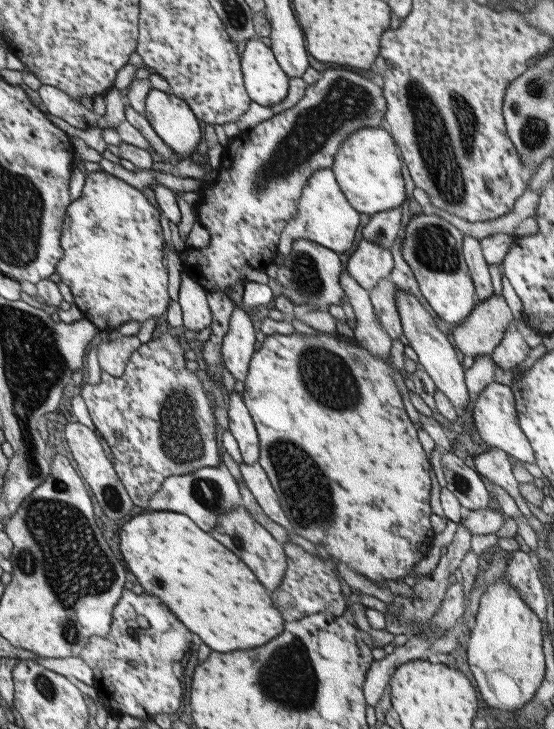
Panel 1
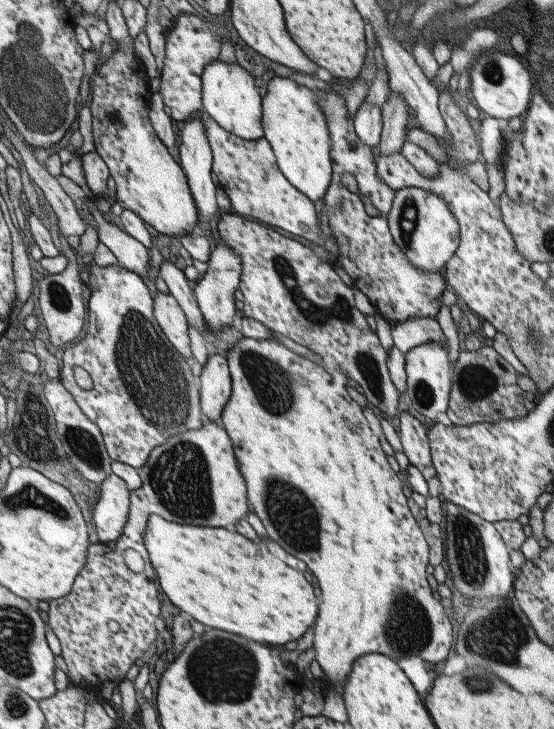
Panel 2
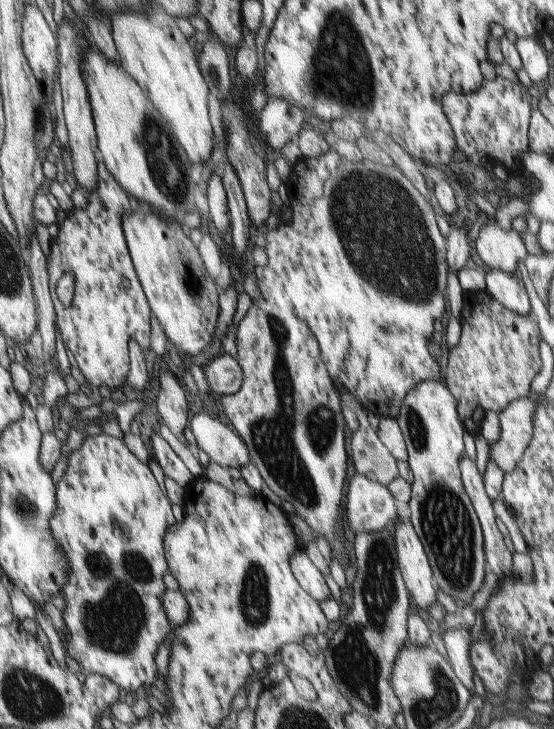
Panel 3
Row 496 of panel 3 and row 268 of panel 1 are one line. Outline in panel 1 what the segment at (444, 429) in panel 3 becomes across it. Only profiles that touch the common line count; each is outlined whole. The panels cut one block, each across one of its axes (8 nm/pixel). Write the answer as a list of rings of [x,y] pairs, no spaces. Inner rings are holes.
[[[430,213],[412,216],[405,232],[403,258],[412,269],[424,298],[434,308],[434,312],[441,320],[454,322],[454,325],[468,319],[476,304],[477,290],[462,252],[462,234],[444,217]]]

